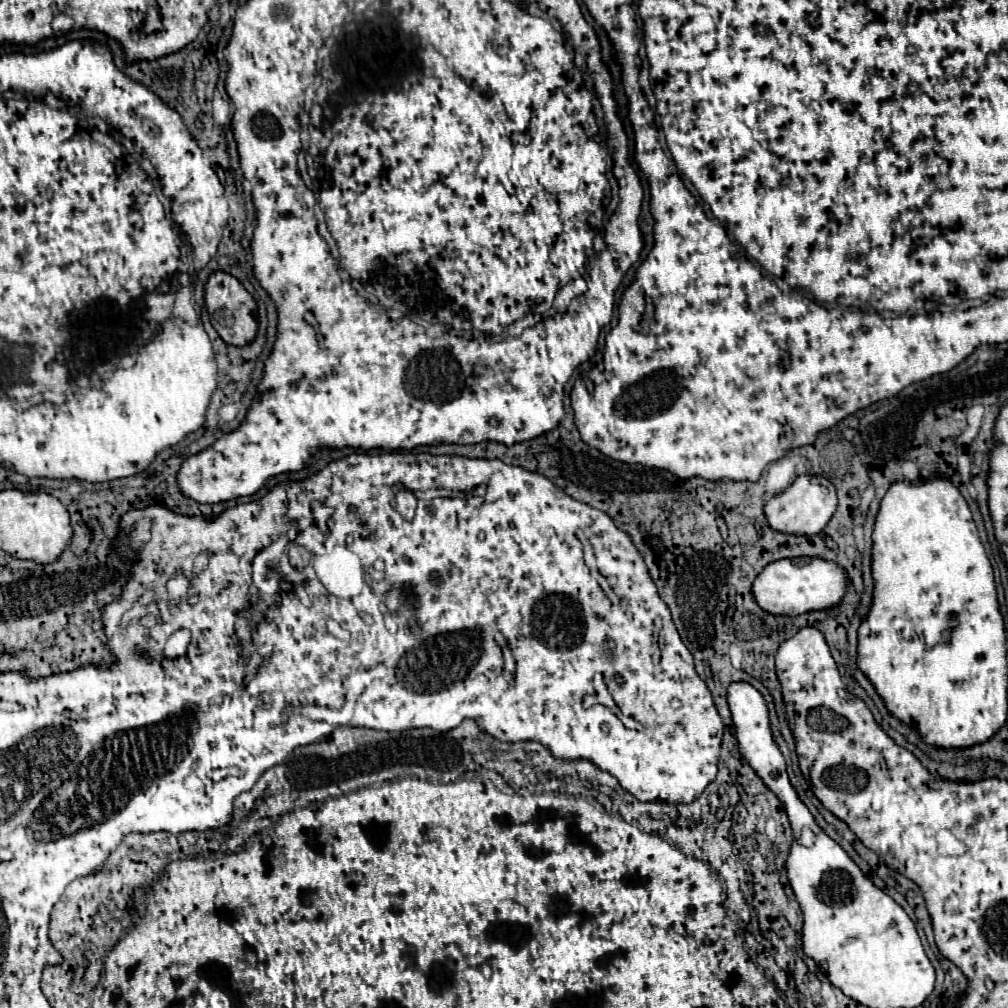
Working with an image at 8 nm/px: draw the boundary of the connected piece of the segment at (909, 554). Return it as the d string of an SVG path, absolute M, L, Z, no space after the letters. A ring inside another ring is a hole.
M933 477L921 483L903 481L903 483L893 483L889 487L887 495L881 501L881 509L879 509L875 529L873 529L873 577L875 577L873 605L871 605L867 619L859 627L857 663L859 663L859 669L871 679L877 693L885 699L885 705L891 711L891 715L895 715L899 721L907 725L915 725L921 737L925 739L925 743L937 745L937 747L969 747L969 745L983 743L989 737L993 737L997 729L1003 727L1007 721L1007 637L1005 637L1003 617L999 613L993 567L979 539L969 505L965 503L957 487L953 487L951 481ZM951 617L957 619L957 627L949 627Z

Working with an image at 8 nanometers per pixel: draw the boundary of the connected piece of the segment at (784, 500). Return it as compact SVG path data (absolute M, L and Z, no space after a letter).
M801 475L795 479L795 483L783 491L781 495L769 499L765 505L765 517L769 525L775 531L781 533L791 533L791 535L815 535L819 533L833 513L837 511L837 493L835 487L829 479L819 477L819 475Z

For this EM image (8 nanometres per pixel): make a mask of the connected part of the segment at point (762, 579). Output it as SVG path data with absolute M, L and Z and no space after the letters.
M799 557L799 559L779 559L769 563L753 583L753 595L759 607L771 615L797 617L807 611L821 611L835 607L843 601L847 593L849 575L833 561L819 557Z

